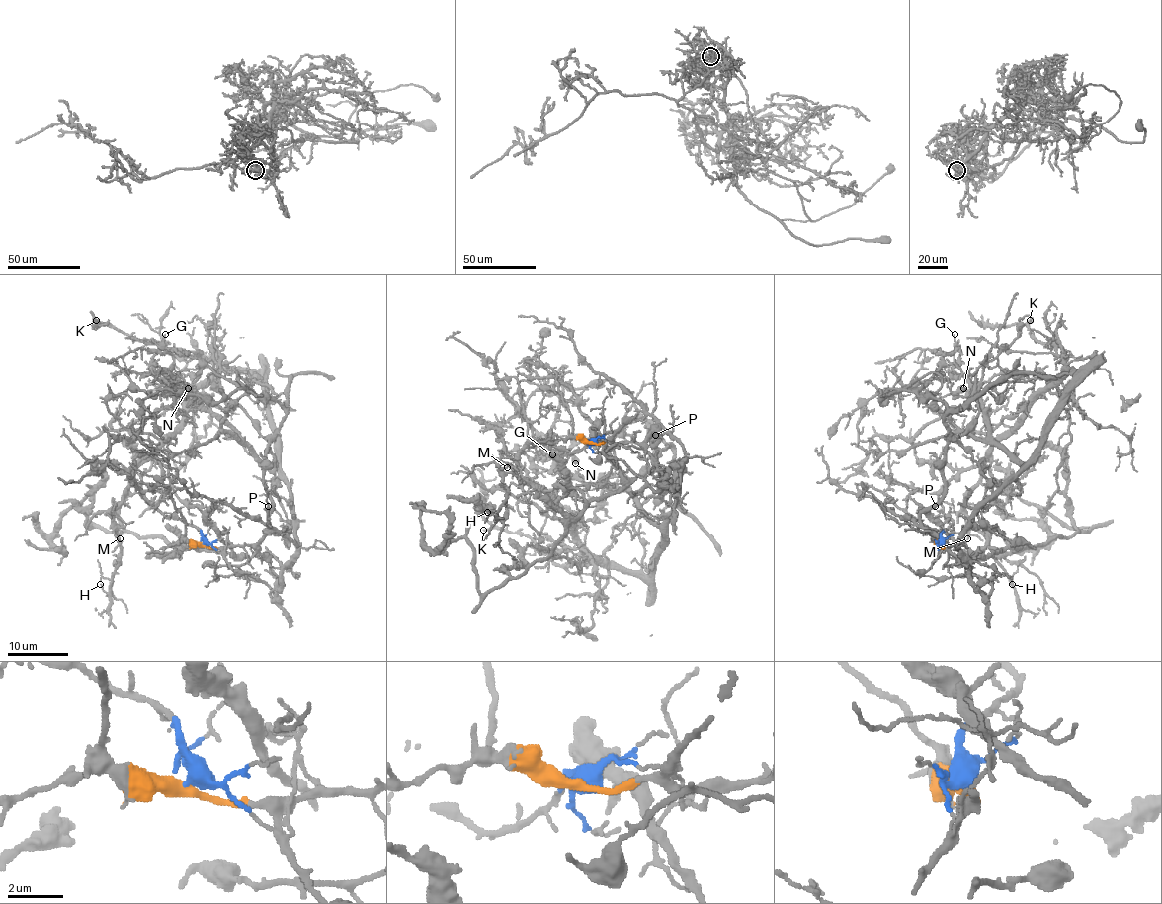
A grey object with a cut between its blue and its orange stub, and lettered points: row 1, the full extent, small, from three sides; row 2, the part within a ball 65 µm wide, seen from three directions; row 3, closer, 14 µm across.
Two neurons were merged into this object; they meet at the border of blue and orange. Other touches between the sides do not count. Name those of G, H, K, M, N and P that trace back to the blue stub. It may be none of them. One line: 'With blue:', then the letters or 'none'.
With blue: H, K, M

